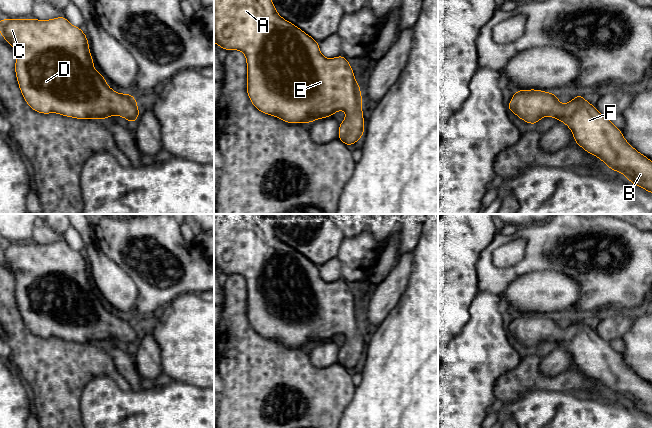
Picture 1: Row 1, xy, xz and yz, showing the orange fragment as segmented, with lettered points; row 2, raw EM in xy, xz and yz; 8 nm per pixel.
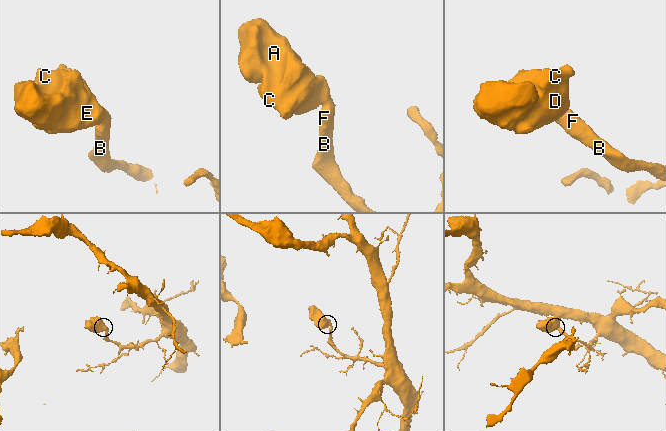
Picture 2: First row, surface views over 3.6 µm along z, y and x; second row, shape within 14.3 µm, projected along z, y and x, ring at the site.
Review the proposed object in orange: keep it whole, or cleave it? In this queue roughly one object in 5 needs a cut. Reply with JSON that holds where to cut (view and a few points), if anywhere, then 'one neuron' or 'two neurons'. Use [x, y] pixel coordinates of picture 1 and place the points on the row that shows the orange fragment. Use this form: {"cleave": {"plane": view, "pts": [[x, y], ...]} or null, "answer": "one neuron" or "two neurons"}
{"cleave": null, "answer": "one neuron"}

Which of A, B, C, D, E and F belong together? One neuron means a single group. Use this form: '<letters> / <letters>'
A B C D E F

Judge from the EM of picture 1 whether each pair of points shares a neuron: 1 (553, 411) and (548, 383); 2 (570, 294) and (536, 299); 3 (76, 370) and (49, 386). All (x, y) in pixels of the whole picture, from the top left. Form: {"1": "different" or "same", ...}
{"1": "different", "2": "same", "3": "same"}

